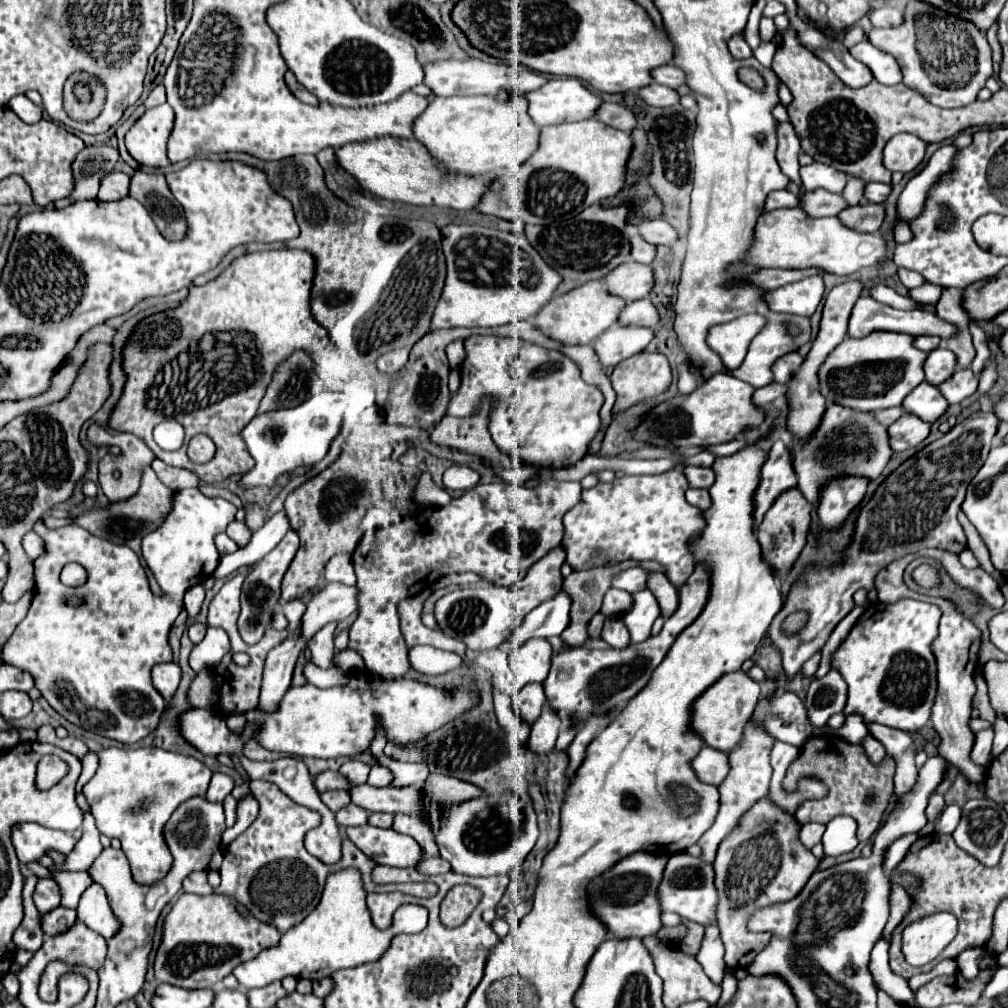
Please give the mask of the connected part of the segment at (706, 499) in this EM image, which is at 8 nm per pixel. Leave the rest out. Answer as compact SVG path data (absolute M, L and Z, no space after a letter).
M688 489L685 493L686 500L691 505L706 510L711 506L711 498L708 489Z

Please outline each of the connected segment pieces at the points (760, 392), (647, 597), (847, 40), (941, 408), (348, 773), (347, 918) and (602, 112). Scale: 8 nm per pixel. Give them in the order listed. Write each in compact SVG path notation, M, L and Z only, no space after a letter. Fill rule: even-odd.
M776 382L754 391L752 402L759 410L768 410L773 407L773 402L782 399L787 392L787 385Z
M635 592L633 594L633 610L623 614L625 626L631 634L632 643L640 643L651 636L651 626L655 618L659 616L659 606L657 598L651 592Z
M853 26L851 30L847 30L845 32L845 38L843 38L843 44L847 46L847 48L851 48L853 44L859 44L863 40L863 30L859 28L859 26Z
M921 382L917 388L913 388L901 404L905 412L917 414L919 418L925 418L925 422L935 422L947 410L947 406L949 404L941 392L927 382Z
M345 762L339 768L339 774L343 778L349 778L349 782L353 782L353 786L359 786L359 784L365 784L367 782L369 766L363 764L363 762Z
M341 870L329 876L321 904L315 912L309 914L301 924L281 936L279 946L263 950L257 958L249 962L241 962L241 966L233 968L233 976L239 980L243 990L255 986L267 986L285 976L321 980L331 972L341 968L353 968L365 962L377 960L389 946L391 932L377 930L371 922L361 874L357 870Z
M603 102L599 108L597 108L597 114L595 114L597 120L601 120L603 124L607 126L613 126L617 130L623 130L623 132L631 132L635 128L635 116L631 110L619 106L619 104L611 104L611 102Z

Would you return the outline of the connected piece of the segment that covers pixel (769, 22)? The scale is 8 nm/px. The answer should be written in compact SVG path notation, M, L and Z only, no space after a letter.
M761 18L761 22L759 22L759 36L761 36L761 42L771 42L773 40L773 36L775 36L773 18Z

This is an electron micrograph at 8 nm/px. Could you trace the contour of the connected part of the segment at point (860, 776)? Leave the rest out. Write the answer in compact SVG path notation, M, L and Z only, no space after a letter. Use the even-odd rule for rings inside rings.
M813 736L801 746L801 753L789 766L783 788L786 791L795 791L801 776L817 776L821 778L829 794L823 800L808 800L803 802L797 809L795 816L801 825L809 822L827 824L831 816L835 814L847 814L857 822L857 838L861 842L867 842L881 826L883 812L889 806L891 796L891 784L895 774L897 762L887 754L879 764L873 764L861 744L849 744L845 740L837 738L819 738ZM857 804L865 806L865 810L857 810Z

